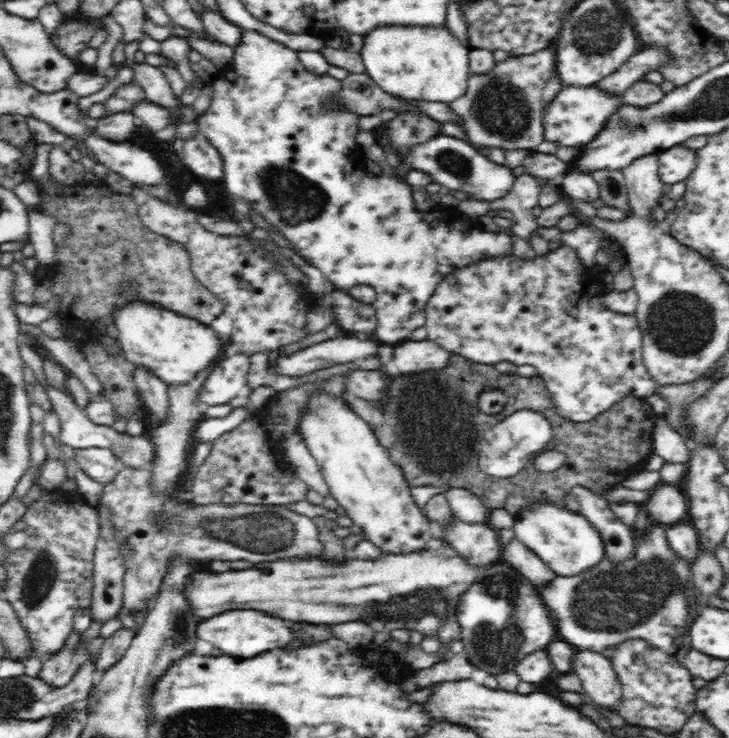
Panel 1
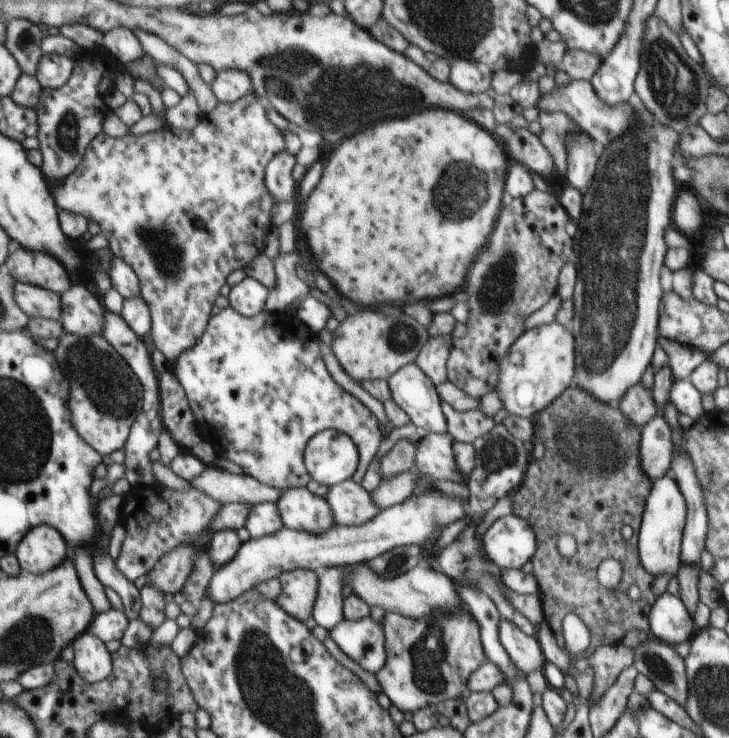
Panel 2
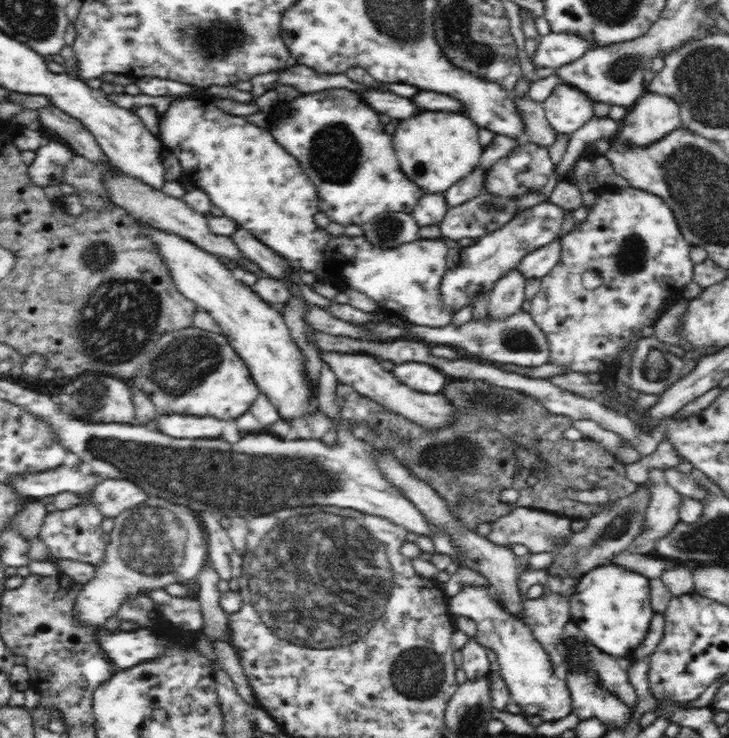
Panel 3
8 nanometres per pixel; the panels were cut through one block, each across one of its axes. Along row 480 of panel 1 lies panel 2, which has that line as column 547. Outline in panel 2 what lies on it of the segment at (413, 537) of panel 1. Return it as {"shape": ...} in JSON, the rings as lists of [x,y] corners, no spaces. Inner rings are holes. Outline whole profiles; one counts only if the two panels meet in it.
{"shape":[[[557,322],[525,328],[524,332],[525,336],[509,348],[509,356],[500,361],[501,380],[497,380],[494,392],[497,392],[502,408],[508,414],[531,419],[574,385],[576,348],[569,328]]]}

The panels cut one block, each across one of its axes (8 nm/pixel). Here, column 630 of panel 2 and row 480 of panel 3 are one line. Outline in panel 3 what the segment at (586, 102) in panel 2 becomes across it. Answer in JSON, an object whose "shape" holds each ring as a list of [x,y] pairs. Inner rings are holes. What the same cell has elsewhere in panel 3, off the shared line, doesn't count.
{"shape":[[[104,480],[92,491],[97,510],[107,518],[115,519],[124,510],[142,504],[148,494],[142,487],[126,480]]]}

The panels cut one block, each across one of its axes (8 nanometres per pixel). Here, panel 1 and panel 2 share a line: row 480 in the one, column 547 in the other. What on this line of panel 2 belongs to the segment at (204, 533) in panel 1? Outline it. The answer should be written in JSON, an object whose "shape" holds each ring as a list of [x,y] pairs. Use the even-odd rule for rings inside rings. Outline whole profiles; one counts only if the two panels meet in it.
{"shape":[[[539,112],[538,122],[541,126],[538,140],[546,152],[551,156],[555,172],[565,172],[565,148],[563,140],[571,130],[575,130],[576,124],[569,120],[563,112]]]}

